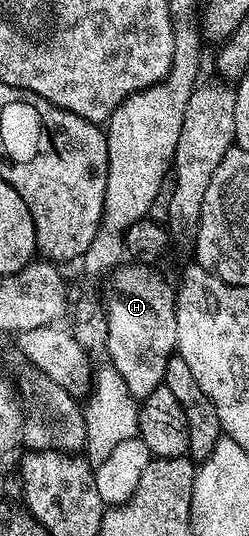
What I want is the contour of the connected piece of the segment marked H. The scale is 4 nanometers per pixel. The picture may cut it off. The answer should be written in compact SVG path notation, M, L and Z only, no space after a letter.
M120 265L107 276L102 304L105 320L108 323L108 351L112 358L114 369L122 375L126 386L135 397L143 397L154 388L161 386L166 373L168 358L176 351L176 293L173 284L167 283L156 271L151 271L148 265Z

